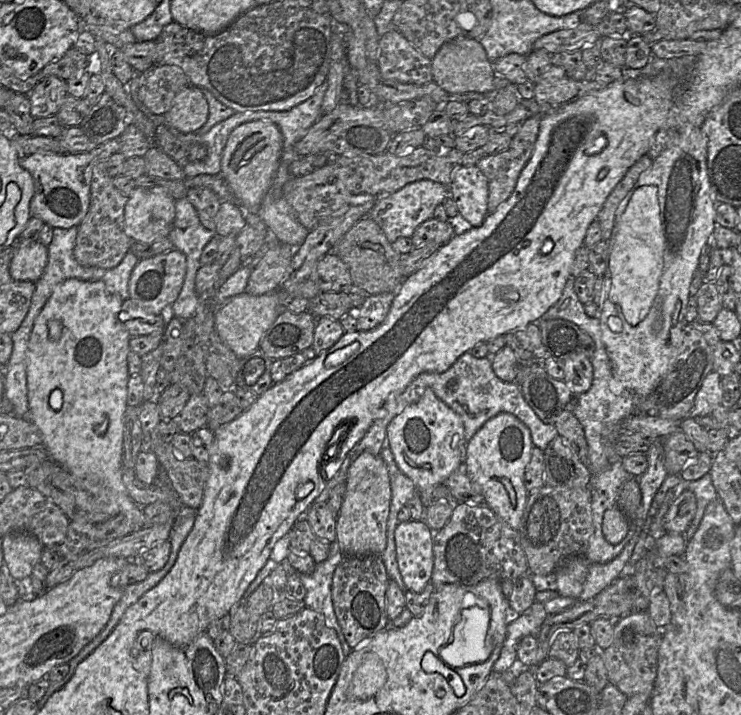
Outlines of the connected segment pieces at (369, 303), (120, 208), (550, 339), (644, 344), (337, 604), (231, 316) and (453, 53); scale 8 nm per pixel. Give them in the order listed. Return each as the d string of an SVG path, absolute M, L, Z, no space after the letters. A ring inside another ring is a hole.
M394 292L368 295L363 304L355 309L357 330L369 331L380 325L386 318L392 305Z
M104 163L96 164L92 169L89 209L79 224L74 246L74 257L80 265L111 269L122 261L134 242L124 231L124 208L127 200L128 197L115 187Z
M552 319L539 322L542 344L546 356L565 360L571 355L584 354L591 358L595 344L589 334L573 322L565 319Z
M683 124L679 127L672 127L672 128L669 128L669 129L676 129L677 130L677 134L674 136L673 140L671 141L671 145L669 147L667 147L656 159L654 159L652 165L640 175L640 177L638 178L638 181L635 184L634 189L631 190L626 195L626 197L622 200L622 202L620 203L620 205L618 207L617 215L616 215L615 222L614 222L614 227L613 227L613 230L612 230L612 235L611 235L611 237L609 238L609 241L608 241L608 244L609 244L608 269L605 272L605 274L603 275L605 301L603 303L603 307L600 309L600 317L599 317L600 327L601 327L601 332L602 332L602 335L601 335L602 342L605 346L607 355L608 355L610 361L611 361L614 377L617 380L621 381L624 384L625 387L631 389L637 396L645 396L645 395L648 395L649 393L651 393L658 386L658 384L665 377L665 375L669 372L669 370L671 368L671 364L675 361L675 359L678 355L678 350L679 350L679 347L680 347L681 342L682 342L682 329L687 324L685 322L685 315L686 315L688 300L689 300L689 297L691 296L690 295L690 284L692 282L693 275L694 275L695 271L699 270L698 266L699 266L699 259L700 259L702 249L706 244L711 242L712 234L713 234L713 231L716 227L716 202L714 200L714 196L713 196L713 192L712 192L712 189L711 189L711 184L710 184L709 176L708 176L708 169L707 169L707 143L706 143L706 140L705 140L704 136L702 135L701 129L700 129L700 127L696 127L696 126L693 126L691 124ZM610 316L616 316L621 320L622 330L620 332L616 333L616 332L613 332L612 330L609 329L608 318Z
M344 556L336 567L332 580L332 601L338 623L351 649L389 625L386 614L388 582L381 556Z
M277 290L263 295L243 292L219 306L215 317L216 332L237 358L243 358L259 349L263 335L285 309L286 306L281 304L281 293Z
M458 36L445 42L432 59L431 69L433 82L449 95L467 92L494 94L497 91L493 83L495 71L492 62L479 40Z

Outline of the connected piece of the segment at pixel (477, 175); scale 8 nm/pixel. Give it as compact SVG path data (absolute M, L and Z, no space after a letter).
M460 165L449 186L459 213L473 227L480 226L488 211L488 179L477 165Z

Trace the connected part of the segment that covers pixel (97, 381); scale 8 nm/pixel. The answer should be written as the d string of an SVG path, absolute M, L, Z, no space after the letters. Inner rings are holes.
M69 278L57 284L36 317L27 349L28 419L43 435L43 448L75 481L77 487L89 493L98 508L109 516L123 514L135 525L143 528L143 508L129 496L122 481L123 441L125 413L127 409L128 371L127 357L130 351L130 334L119 320L123 299L106 290L102 281L85 281ZM59 320L62 334L57 341L49 338L47 323ZM108 419L105 434L97 435L95 427Z

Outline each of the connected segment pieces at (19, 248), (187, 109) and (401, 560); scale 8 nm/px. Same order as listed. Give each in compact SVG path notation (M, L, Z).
M39 240L16 244L16 250L9 266L9 273L15 281L36 282L43 274L48 261L48 247Z
M191 84L175 96L172 107L164 116L168 127L192 133L207 122L209 105L201 89Z
M423 520L399 522L395 529L398 568L406 590L421 593L431 581L434 555L432 531Z

